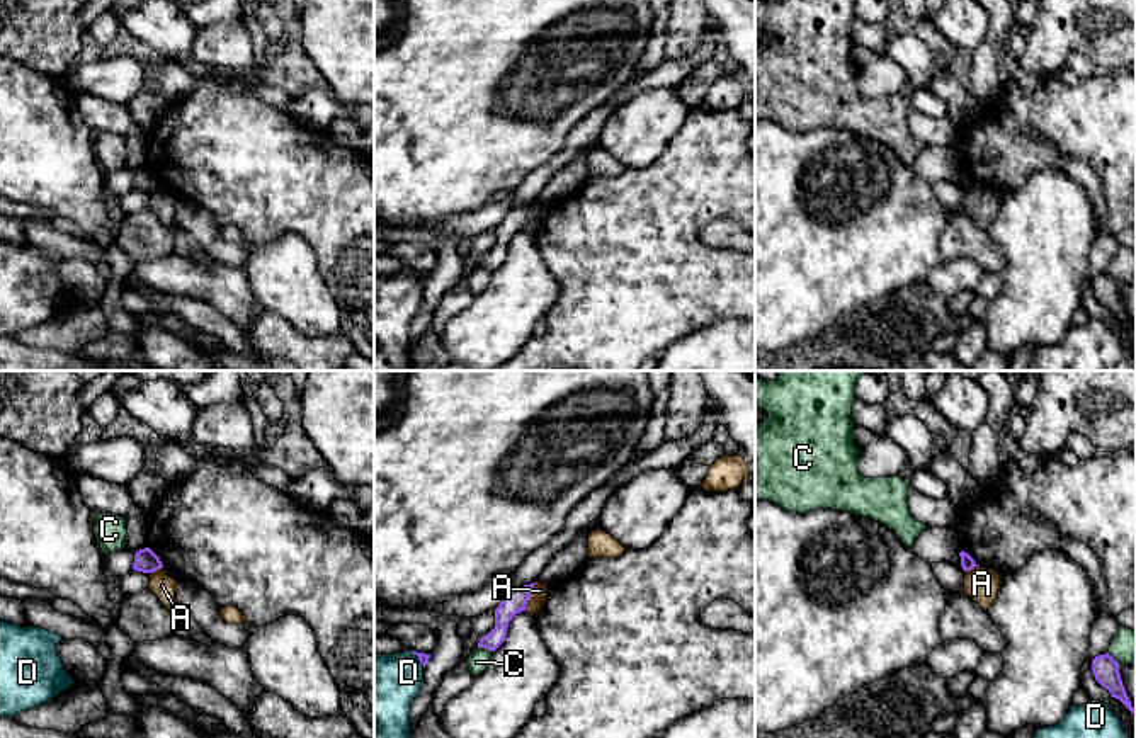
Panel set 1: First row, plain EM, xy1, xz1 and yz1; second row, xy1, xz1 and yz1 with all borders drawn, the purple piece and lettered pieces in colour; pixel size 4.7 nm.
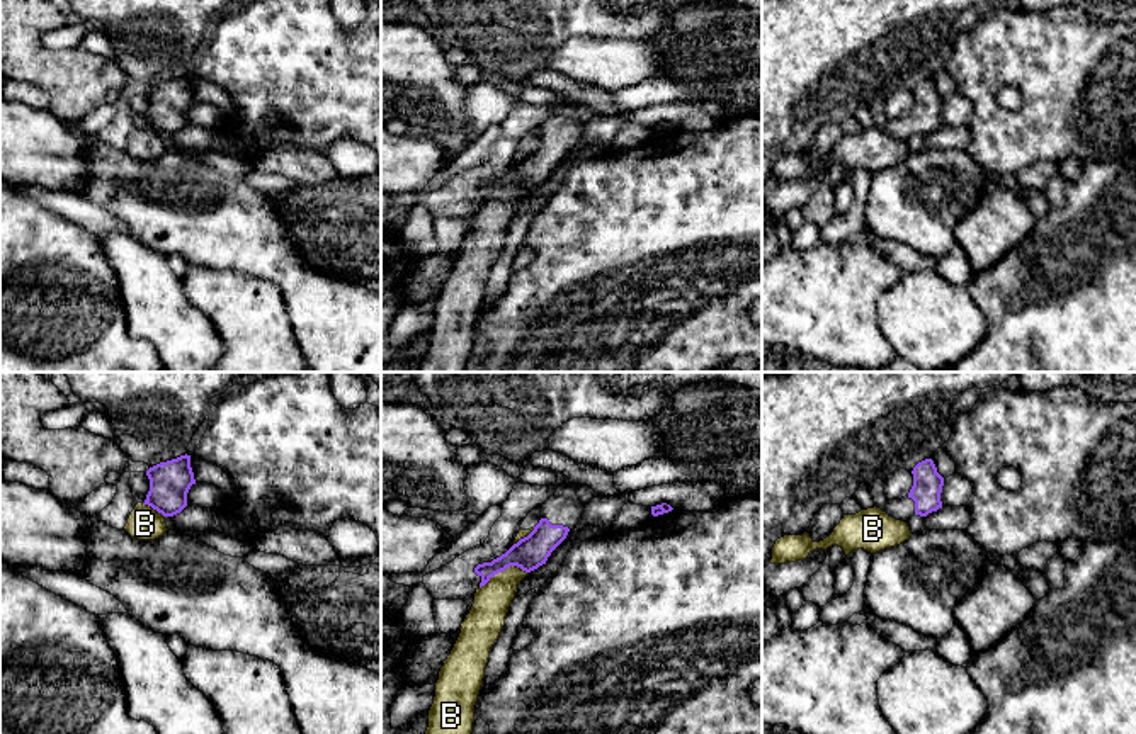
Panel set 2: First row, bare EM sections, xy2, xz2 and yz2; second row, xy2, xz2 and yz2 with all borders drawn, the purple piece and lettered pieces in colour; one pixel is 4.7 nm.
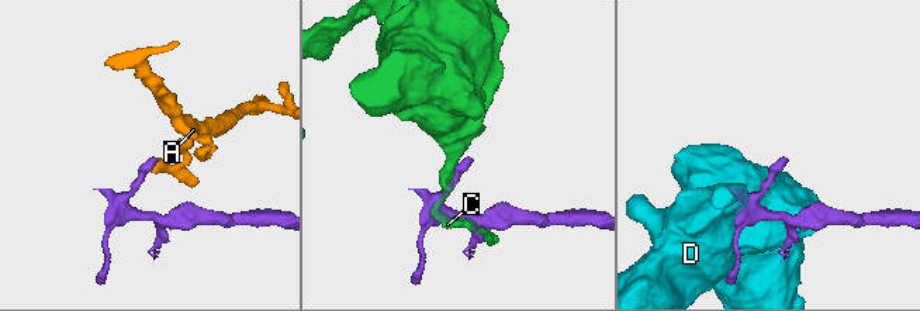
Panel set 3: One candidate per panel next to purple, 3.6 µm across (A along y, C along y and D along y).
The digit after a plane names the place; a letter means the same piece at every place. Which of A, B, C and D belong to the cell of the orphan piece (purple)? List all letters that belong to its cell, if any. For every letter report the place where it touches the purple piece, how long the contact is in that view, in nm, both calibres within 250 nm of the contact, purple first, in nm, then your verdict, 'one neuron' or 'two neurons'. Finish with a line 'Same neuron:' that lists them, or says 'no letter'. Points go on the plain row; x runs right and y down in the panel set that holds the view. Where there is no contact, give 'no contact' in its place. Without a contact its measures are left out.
A: contact xz1 (528, 215); length 150 nm; calibres 110 and 80 nm; two neurons
B: contact xz2 (504, 189); length 240 nm; calibres 160 and 180 nm; two neurons
C: contact xz1 (485, 267); length 70 nm; calibres 100 and 100 nm; two neurons
D: contact xz1 (417, 274); length 100 nm; calibres 50 and 340 nm; two neurons
Same neuron: no letter

